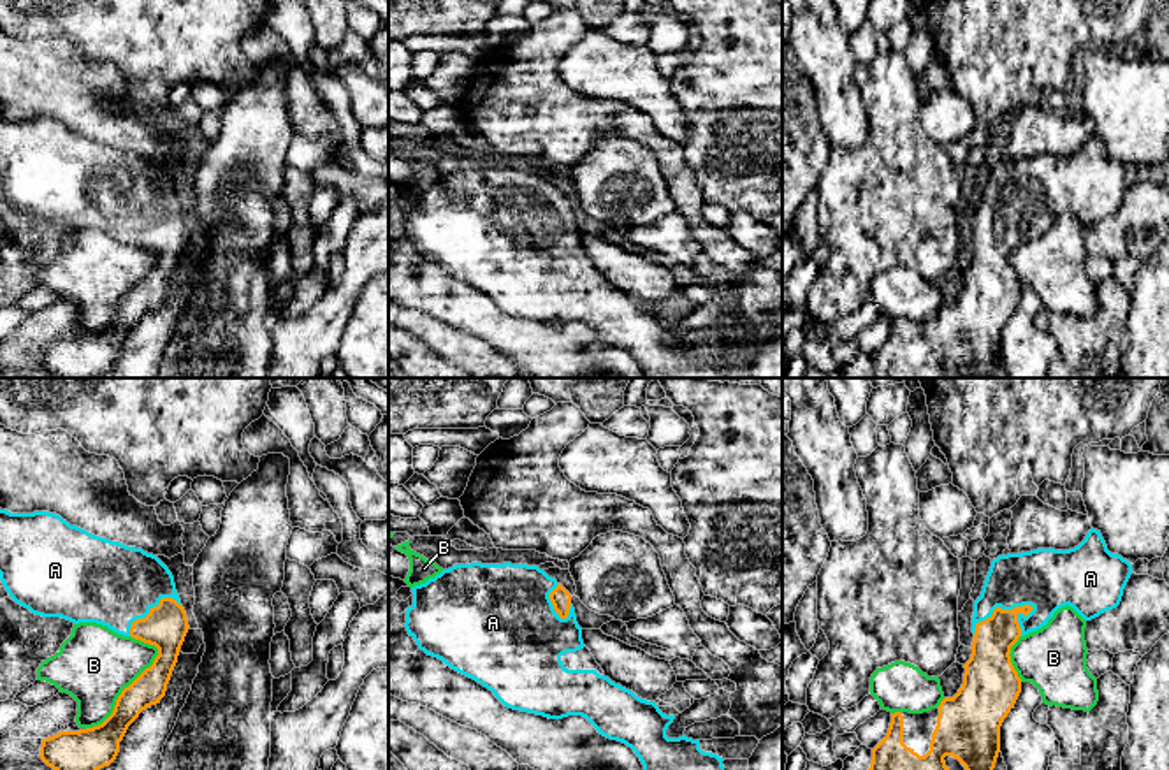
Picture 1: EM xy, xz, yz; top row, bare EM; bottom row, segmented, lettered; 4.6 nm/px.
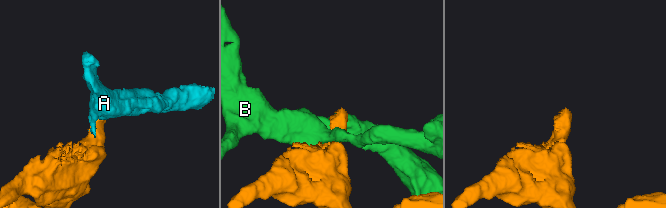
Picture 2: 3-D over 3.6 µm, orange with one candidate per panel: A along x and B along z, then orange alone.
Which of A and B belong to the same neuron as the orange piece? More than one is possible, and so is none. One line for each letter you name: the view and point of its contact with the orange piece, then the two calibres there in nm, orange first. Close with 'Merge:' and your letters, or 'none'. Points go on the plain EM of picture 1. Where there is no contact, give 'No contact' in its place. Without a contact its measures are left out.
A: Touches orange at yz (1001, 215). Thickness 190 nm (orange) against 280 nm
Merge: A

